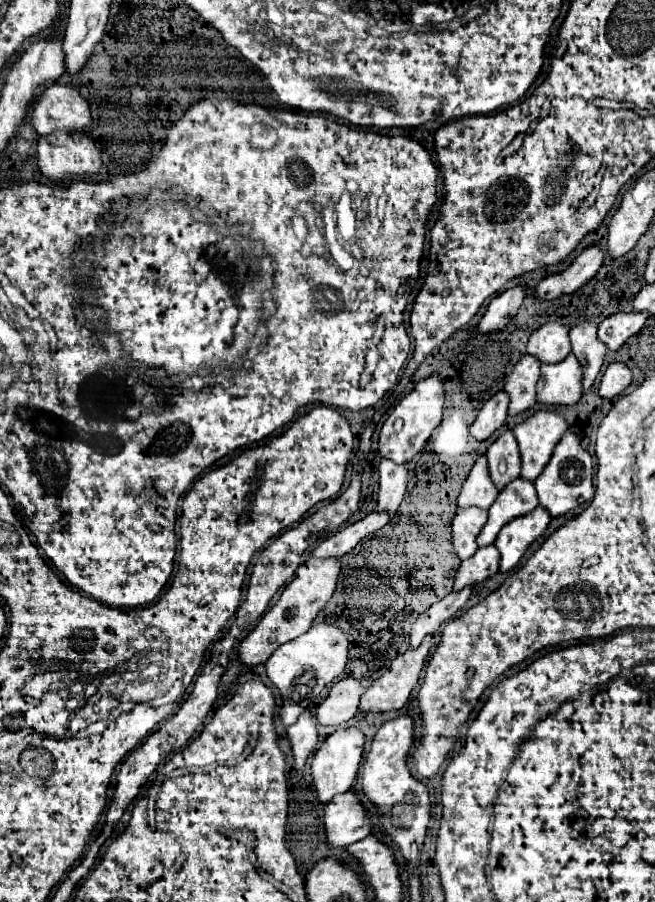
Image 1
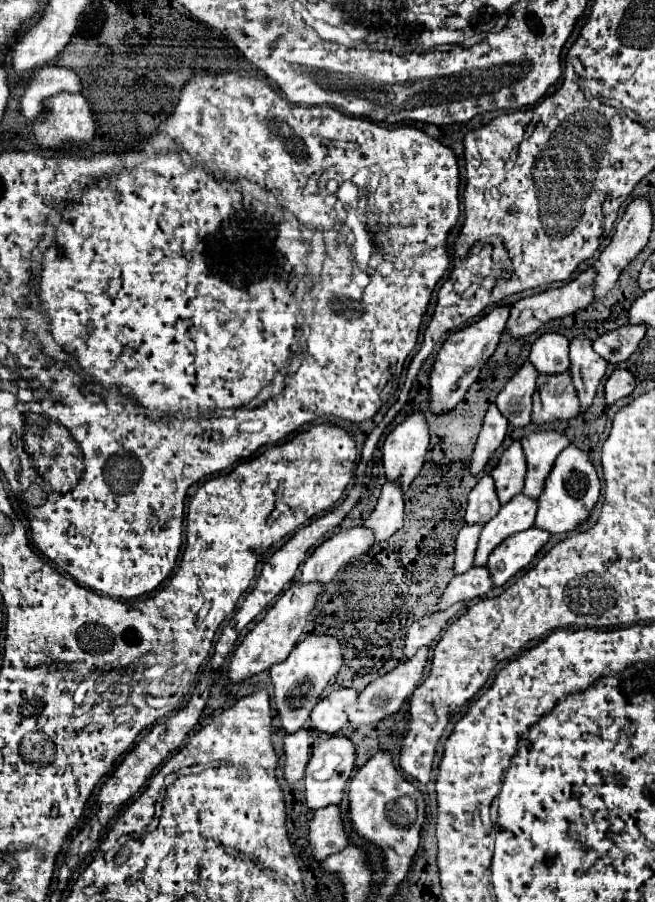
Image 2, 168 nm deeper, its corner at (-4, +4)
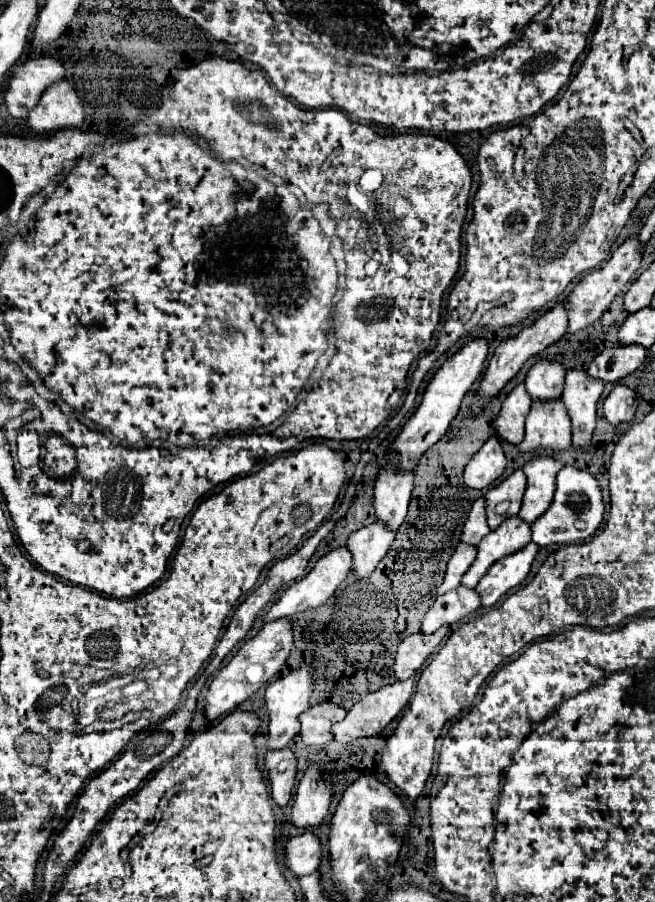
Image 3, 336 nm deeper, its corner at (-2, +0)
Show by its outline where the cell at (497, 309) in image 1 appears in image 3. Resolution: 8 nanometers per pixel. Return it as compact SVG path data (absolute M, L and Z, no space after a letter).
M484 337L472 339L466 345L462 345L454 355L450 355L444 361L444 365L434 373L434 377L430 379L430 383L426 385L426 389L422 393L422 403L418 405L418 409L414 411L410 421L402 427L398 439L388 447L390 451L398 451L402 455L400 467L414 469L420 455L426 449L430 449L446 433L446 429L450 427L450 421L456 417L456 413L460 409L464 395L470 391L472 383L480 377L486 355L488 355L488 339L484 339Z

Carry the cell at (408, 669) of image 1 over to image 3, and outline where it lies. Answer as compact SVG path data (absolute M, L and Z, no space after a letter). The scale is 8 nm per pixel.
M406 679L406 681L394 681L382 689L378 689L376 693L368 693L364 699L356 701L352 705L352 709L348 711L348 715L334 725L334 739L340 743L352 743L360 737L368 737L368 735L378 735L408 703L408 699L414 693L414 679Z

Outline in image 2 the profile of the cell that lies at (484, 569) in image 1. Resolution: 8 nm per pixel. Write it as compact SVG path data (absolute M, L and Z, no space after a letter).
M472 567L470 571L462 573L462 575L456 575L448 583L448 587L444 589L436 609L444 611L458 601L478 599L478 597L486 595L490 589L492 589L492 579L490 579L486 567Z

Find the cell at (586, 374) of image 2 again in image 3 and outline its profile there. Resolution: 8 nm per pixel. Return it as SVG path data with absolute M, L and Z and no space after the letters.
M568 369L564 385L564 405L572 419L572 445L588 449L596 427L596 403L604 391L602 379L592 379L584 369Z

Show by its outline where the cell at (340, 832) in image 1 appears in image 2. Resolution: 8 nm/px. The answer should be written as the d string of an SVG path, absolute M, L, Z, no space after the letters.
M324 807L318 809L310 821L308 841L312 849L314 861L322 861L332 853L342 851L348 845L348 835L342 827L340 807Z

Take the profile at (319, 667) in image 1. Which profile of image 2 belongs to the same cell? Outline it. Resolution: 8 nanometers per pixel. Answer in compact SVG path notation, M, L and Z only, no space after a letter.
M308 635L302 643L298 643L286 661L276 663L270 669L270 679L274 685L274 703L282 727L286 733L294 733L298 729L310 727L310 711L318 703L320 693L326 689L328 681L336 677L342 667L342 647L330 635Z

